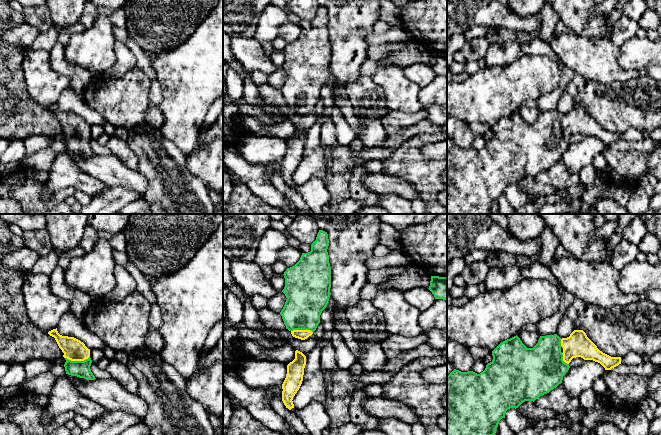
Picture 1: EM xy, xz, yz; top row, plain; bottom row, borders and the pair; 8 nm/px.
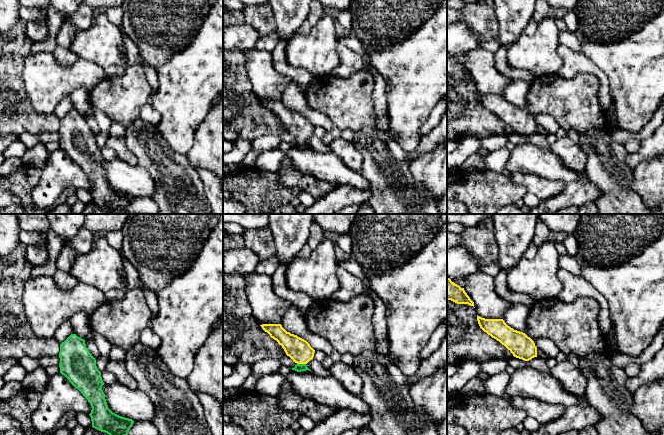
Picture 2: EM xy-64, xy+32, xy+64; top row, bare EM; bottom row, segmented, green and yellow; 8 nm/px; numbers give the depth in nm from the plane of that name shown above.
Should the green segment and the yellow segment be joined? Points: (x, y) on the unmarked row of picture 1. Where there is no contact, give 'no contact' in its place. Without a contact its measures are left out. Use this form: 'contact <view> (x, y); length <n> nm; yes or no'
contact xy (77, 137); length 200 nm; yes

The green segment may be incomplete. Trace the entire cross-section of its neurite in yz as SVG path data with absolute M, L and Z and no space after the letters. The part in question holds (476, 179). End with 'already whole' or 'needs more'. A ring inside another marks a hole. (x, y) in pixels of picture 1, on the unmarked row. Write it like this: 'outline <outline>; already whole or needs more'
outline M574 106L569 113L562 115L557 110L540 112L538 119L533 124L527 124L516 111L501 118L492 127L492 132L493 136L480 150L454 145L447 152L447 214L488 214L494 212L499 197L505 194L508 185L516 185L525 177L534 178L561 160L573 134L581 133L584 136L593 136L600 139L605 146L611 146L621 140L621 133L611 133L600 127L583 106Z; needs more

